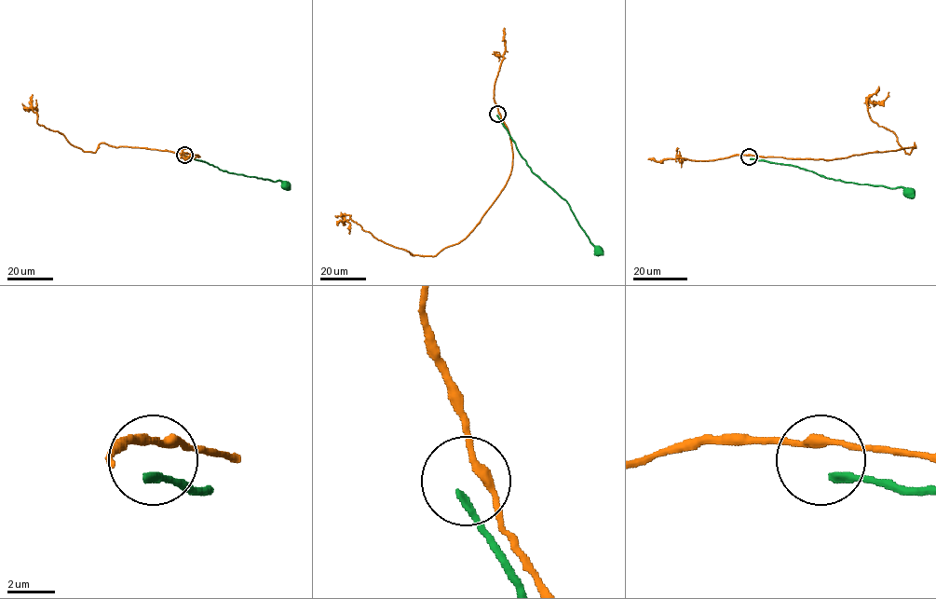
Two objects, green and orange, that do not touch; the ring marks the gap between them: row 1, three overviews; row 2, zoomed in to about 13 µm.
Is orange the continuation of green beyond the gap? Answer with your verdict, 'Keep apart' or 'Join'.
Keep apart

